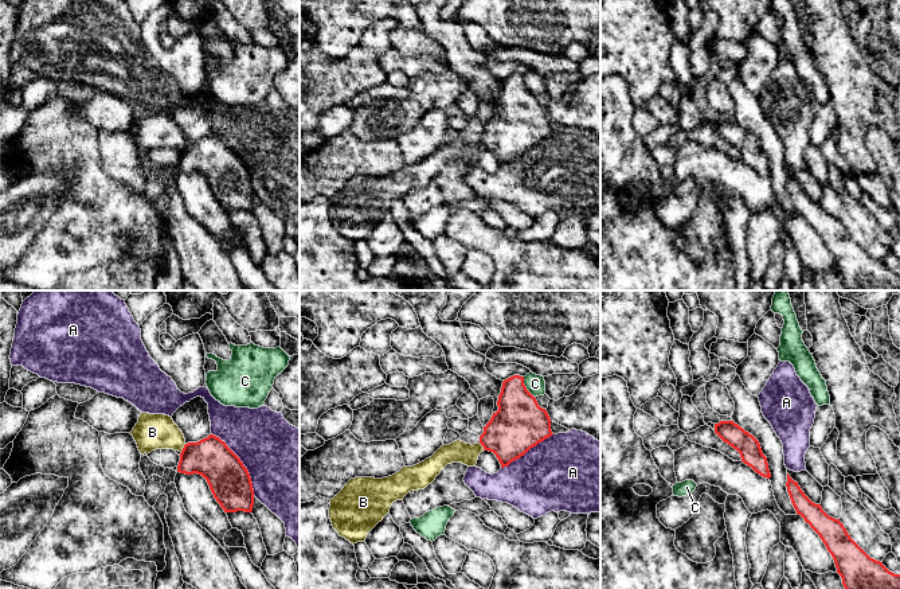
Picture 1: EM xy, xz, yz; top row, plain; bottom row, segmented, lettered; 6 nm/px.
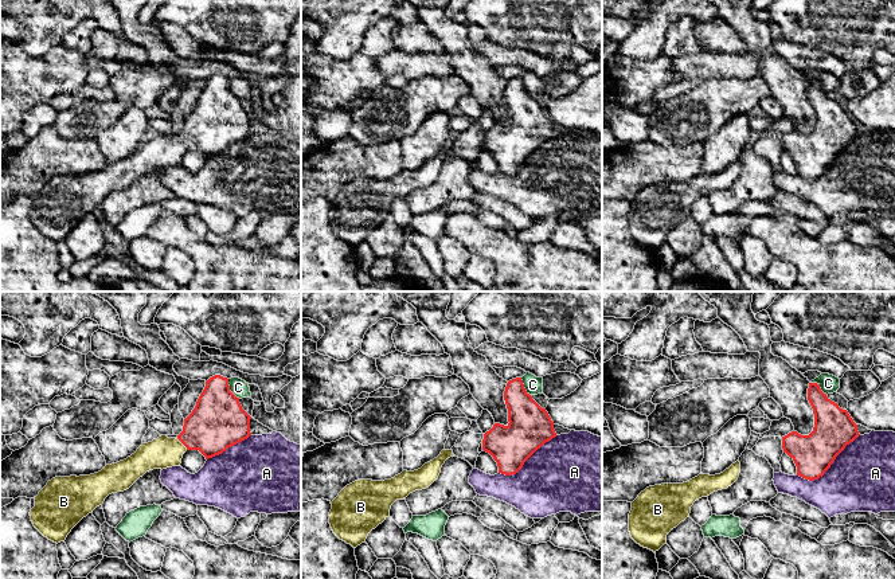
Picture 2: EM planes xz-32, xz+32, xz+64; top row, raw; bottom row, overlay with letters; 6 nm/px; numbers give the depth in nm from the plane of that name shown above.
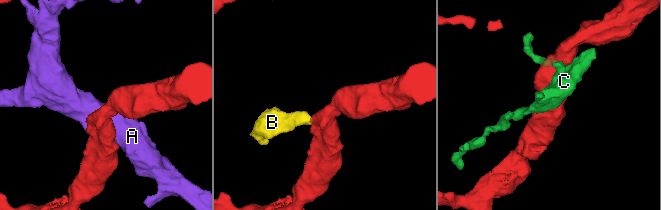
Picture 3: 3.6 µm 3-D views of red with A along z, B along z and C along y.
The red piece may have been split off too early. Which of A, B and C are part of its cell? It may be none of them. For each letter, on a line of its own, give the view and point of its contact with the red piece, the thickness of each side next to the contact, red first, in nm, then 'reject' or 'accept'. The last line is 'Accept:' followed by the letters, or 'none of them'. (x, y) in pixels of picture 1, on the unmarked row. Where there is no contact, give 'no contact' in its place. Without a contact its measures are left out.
A: contact xy (242, 162); calibres 260 and 440 nm; reject
B: contact xy (183, 147); calibres 240 and 220 nm; accept
C: contact xz (525, 86); calibres 320 and 110 nm; reject
Accept: B

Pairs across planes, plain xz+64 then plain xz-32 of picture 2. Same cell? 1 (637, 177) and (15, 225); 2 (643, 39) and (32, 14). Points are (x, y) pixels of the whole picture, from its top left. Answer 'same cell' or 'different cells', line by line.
1: different cells
2: same cell

